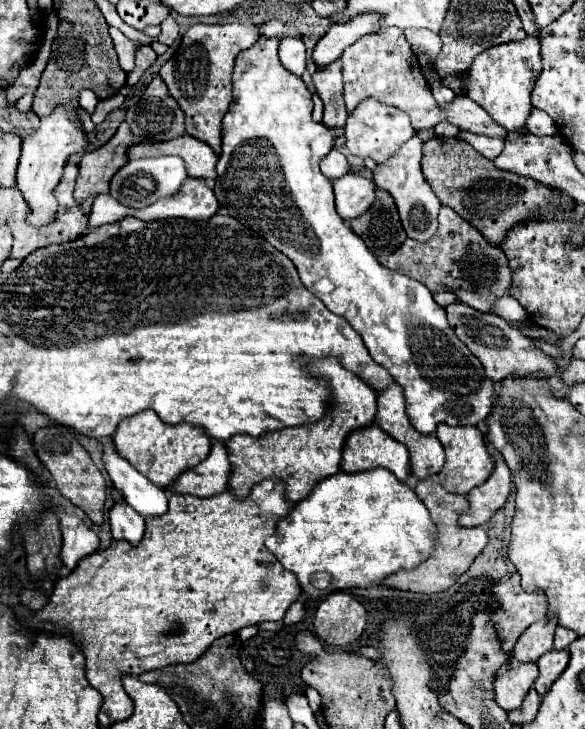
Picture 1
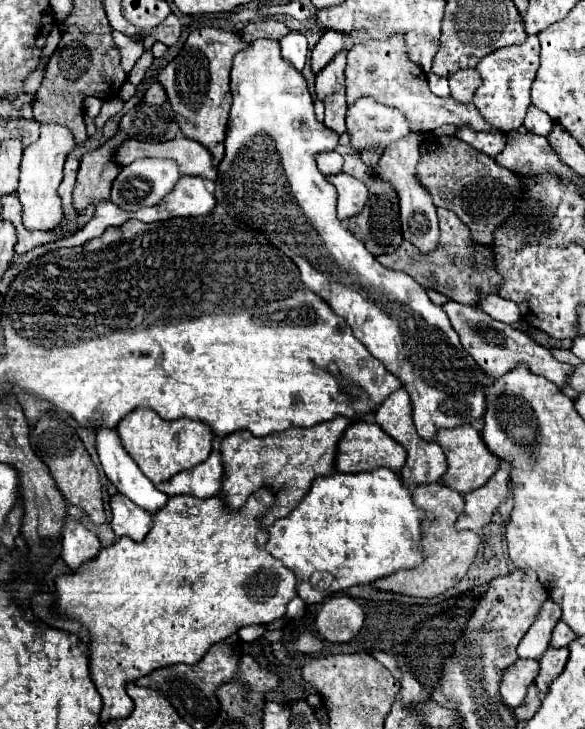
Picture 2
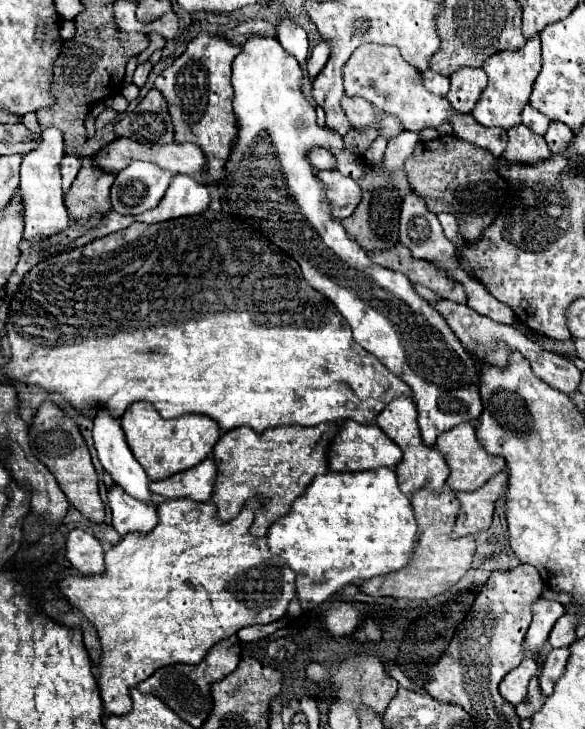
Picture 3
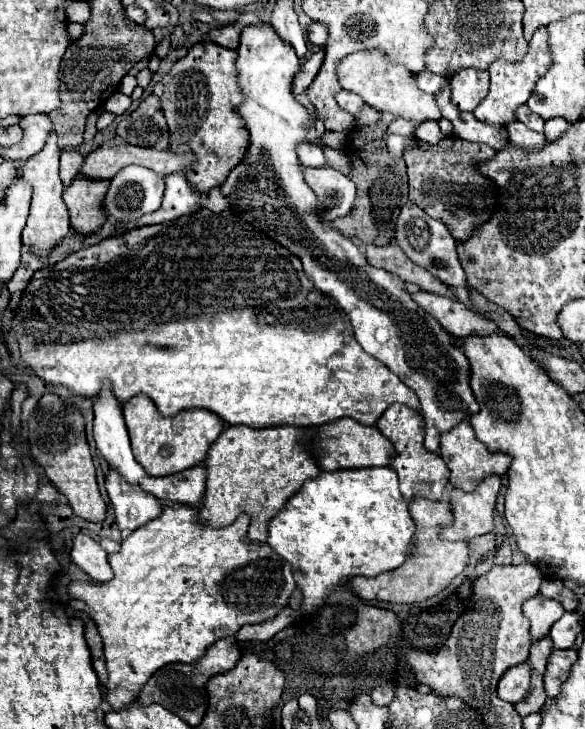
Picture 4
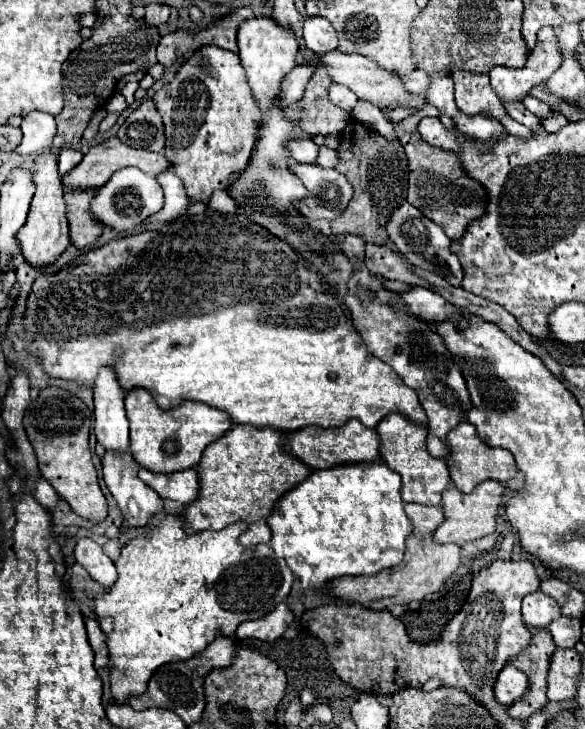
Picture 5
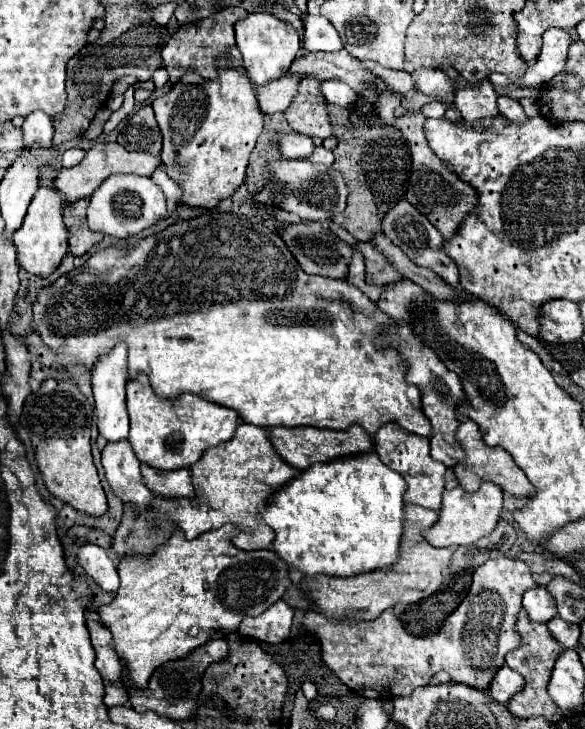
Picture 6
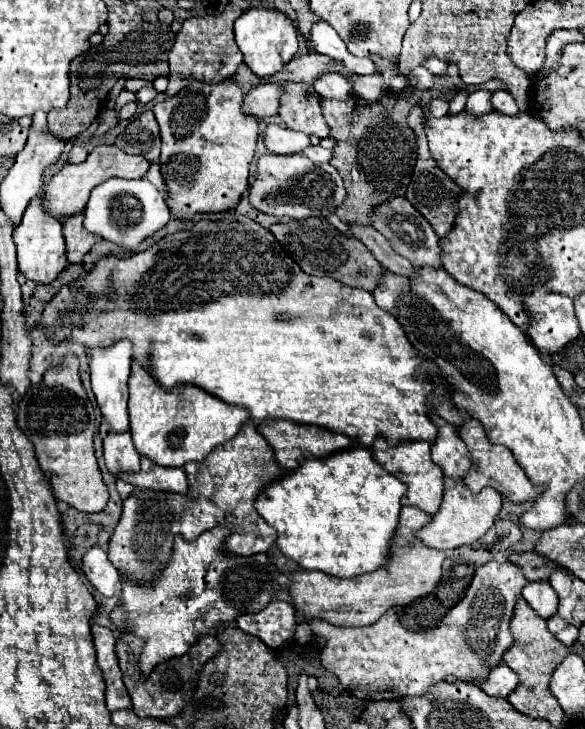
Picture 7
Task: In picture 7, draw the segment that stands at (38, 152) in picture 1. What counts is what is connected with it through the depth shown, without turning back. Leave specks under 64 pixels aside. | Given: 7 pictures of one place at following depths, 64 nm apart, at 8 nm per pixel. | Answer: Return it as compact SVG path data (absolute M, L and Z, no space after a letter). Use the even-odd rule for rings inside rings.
M38 194L26 208L20 224L14 228L14 244L18 248L18 268L34 282L50 284L68 264L66 260L66 242L62 234L62 222L58 216L50 214L44 208L44 194Z

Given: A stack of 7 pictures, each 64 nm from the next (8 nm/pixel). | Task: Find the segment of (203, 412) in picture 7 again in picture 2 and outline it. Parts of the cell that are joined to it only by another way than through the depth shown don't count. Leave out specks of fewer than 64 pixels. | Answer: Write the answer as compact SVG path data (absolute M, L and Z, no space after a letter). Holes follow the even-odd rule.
M138 408L130 412L124 420L118 424L118 436L122 440L124 450L130 454L130 458L140 466L140 470L154 482L166 482L172 476L176 476L182 470L190 470L196 464L200 464L212 450L214 434L212 430L202 424L188 418L180 418L174 422L162 420L154 410L150 408Z

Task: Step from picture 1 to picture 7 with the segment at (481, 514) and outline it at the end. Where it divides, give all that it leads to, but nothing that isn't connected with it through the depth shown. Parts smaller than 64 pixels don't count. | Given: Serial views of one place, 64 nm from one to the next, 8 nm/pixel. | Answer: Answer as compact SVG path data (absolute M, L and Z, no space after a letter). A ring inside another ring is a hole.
M458 482L454 488L444 492L440 510L432 516L428 526L416 532L416 536L424 544L436 550L450 550L450 548L458 548L464 544L474 544L492 528L492 524L496 522L500 514L500 508L502 508L502 496L494 488L484 488L482 492L472 494L462 482Z

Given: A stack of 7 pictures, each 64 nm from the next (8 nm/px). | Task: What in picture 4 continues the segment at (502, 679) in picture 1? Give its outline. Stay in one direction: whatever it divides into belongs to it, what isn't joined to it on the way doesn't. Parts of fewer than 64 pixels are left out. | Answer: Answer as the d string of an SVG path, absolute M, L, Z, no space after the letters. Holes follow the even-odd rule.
M528 662L508 668L498 682L498 696L510 704L520 702L526 696L526 690L530 686L530 672L532 666Z

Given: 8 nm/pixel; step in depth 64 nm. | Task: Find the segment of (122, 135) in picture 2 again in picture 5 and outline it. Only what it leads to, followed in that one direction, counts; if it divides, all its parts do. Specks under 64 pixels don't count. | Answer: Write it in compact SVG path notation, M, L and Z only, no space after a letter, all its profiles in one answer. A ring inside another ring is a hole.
M98 188L64 192L68 224L70 224L70 240L78 248L94 244L98 240L98 236L102 234L102 224L90 214L90 202L96 196L96 192L98 192Z

